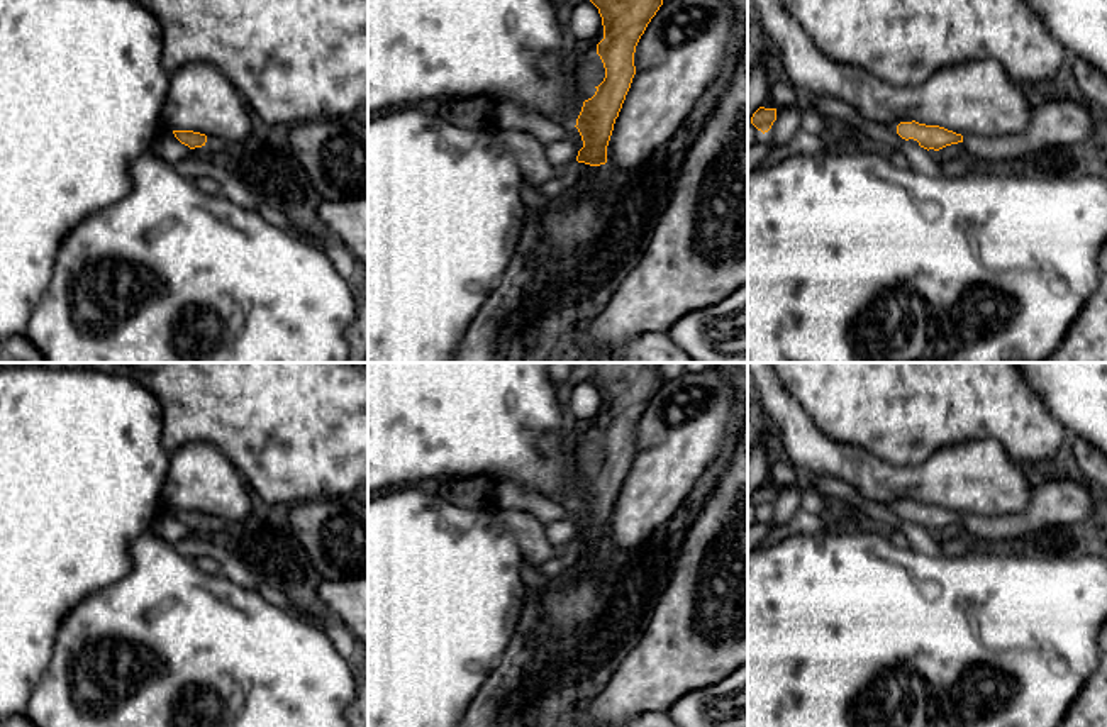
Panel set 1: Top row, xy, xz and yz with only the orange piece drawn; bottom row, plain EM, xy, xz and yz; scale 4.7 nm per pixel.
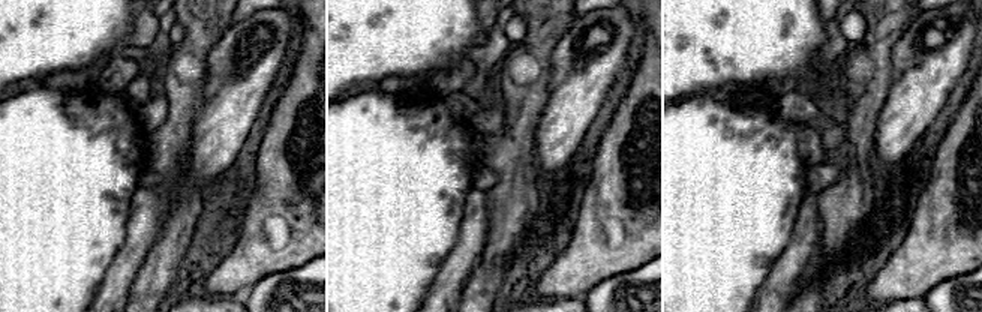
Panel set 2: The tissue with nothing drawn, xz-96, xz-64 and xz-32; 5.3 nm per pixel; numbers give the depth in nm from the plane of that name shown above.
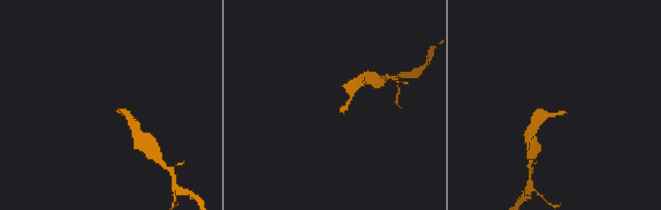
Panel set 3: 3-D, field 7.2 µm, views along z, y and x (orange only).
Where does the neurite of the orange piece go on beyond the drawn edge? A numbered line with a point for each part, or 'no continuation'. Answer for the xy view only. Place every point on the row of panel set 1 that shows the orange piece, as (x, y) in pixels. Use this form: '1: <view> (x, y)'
1: xy (211, 146)

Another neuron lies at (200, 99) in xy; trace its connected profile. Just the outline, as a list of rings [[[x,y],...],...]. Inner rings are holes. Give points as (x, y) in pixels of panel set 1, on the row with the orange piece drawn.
[[[190,63],[170,73],[161,124],[170,130],[205,134],[219,146],[248,142],[258,125],[236,86],[207,63]]]

